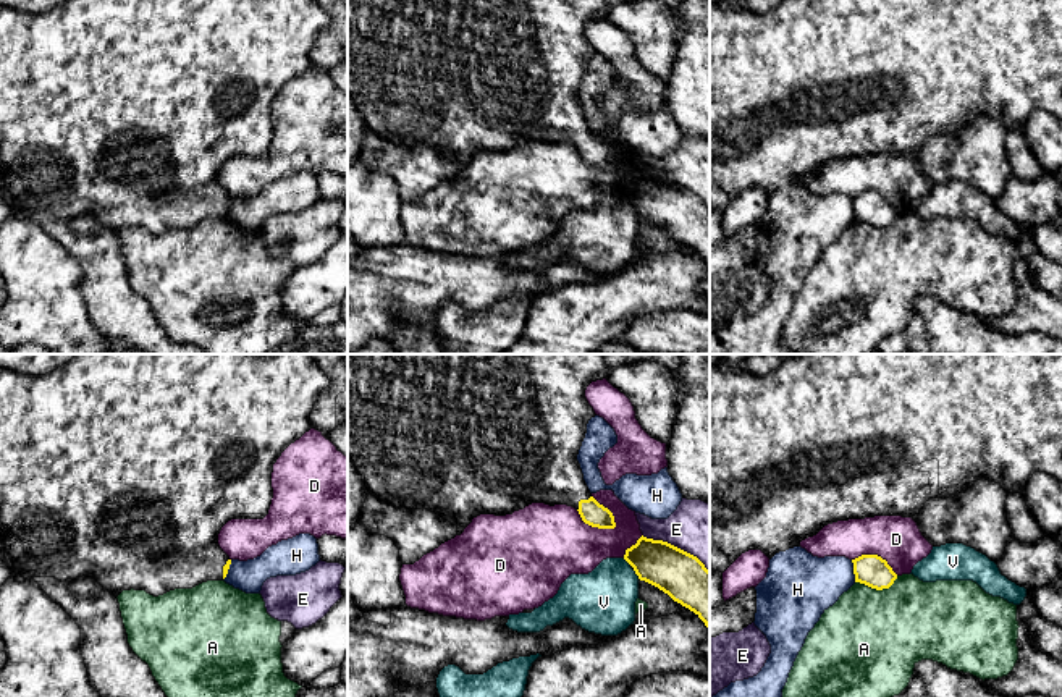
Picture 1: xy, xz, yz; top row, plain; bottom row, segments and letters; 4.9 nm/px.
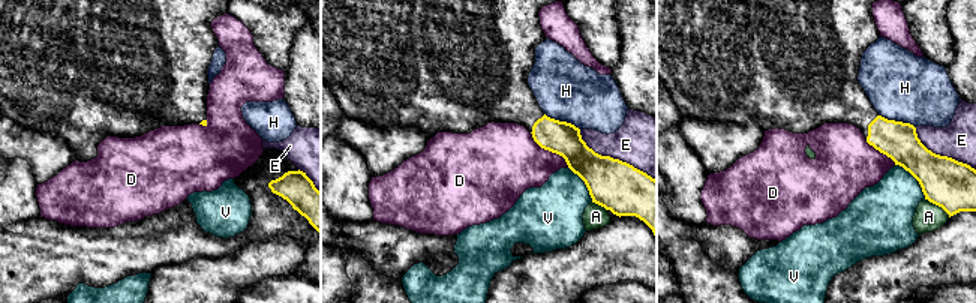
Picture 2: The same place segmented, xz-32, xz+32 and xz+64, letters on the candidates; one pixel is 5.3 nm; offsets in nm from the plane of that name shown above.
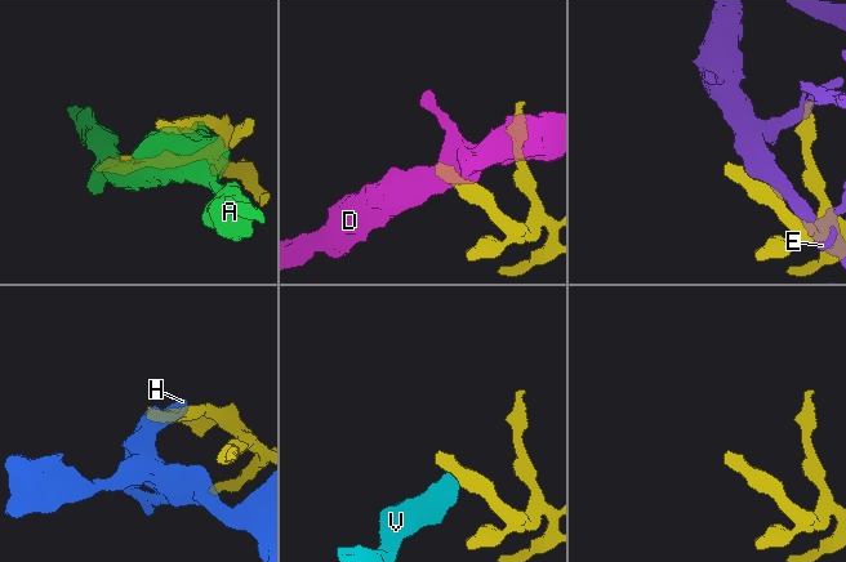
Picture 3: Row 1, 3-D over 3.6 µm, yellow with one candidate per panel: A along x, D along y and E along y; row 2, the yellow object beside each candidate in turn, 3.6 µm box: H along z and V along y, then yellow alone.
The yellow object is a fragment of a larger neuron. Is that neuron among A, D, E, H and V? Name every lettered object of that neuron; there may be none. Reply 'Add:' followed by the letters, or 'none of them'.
Add: none of them

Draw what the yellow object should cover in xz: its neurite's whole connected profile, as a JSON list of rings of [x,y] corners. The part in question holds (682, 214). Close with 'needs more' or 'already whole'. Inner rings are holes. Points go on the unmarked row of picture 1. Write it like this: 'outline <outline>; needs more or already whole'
outline [[[640,175],[624,197],[645,218],[693,249],[710,268],[710,209],[693,192],[663,178]]]; already whole

